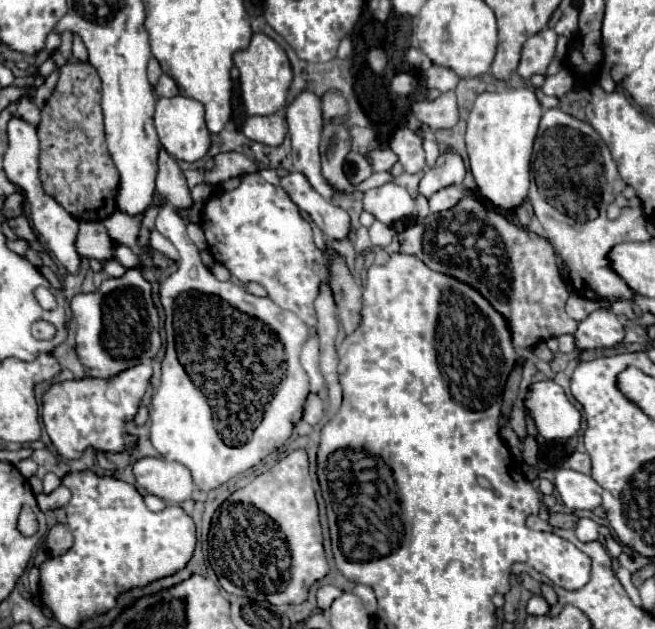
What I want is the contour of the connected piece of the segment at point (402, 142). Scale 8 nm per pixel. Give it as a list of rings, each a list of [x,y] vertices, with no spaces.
[[[399,128],[399,130],[393,134],[389,146],[391,146],[391,150],[399,156],[399,162],[403,164],[405,172],[415,174],[415,172],[419,172],[419,170],[425,168],[423,140],[421,140],[415,132],[411,132],[411,130],[407,130],[407,128]]]

